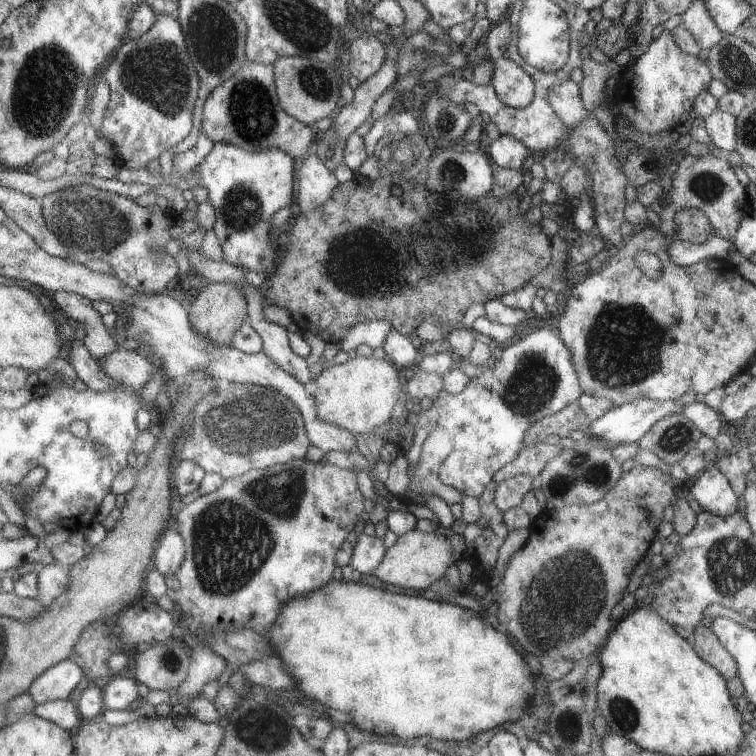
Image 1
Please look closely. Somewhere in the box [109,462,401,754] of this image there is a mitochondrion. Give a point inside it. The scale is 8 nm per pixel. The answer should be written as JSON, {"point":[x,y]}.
{"point":[169,662]}

